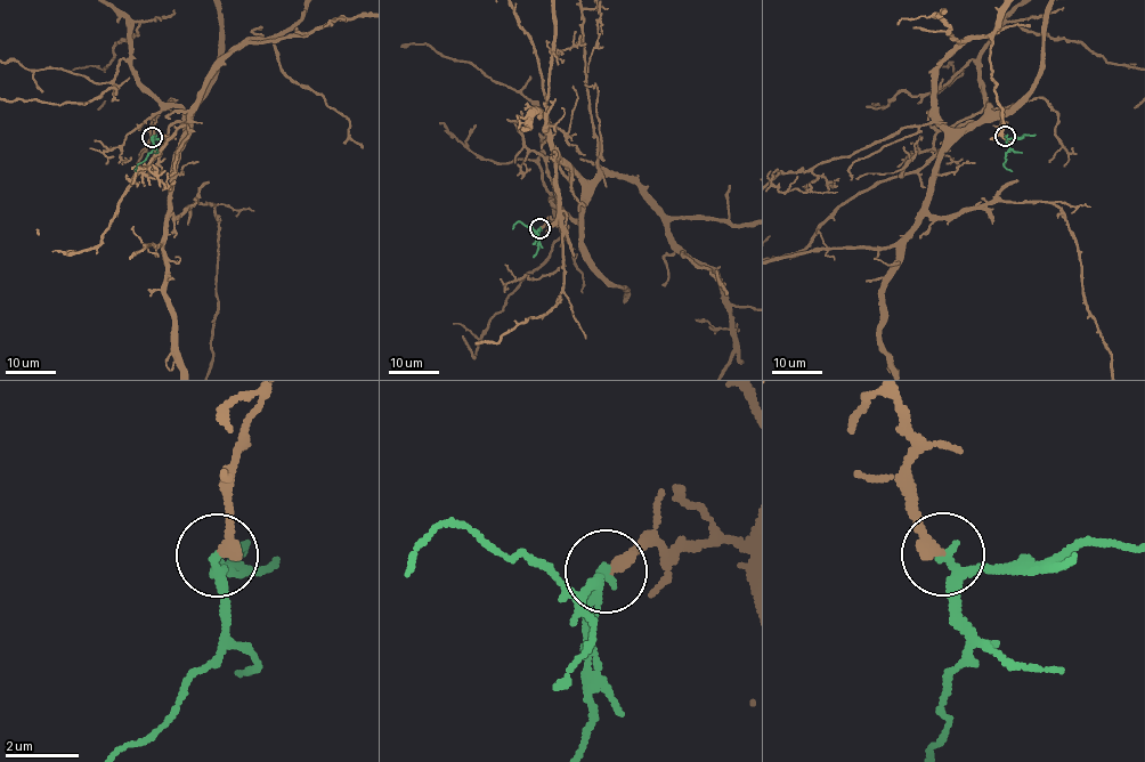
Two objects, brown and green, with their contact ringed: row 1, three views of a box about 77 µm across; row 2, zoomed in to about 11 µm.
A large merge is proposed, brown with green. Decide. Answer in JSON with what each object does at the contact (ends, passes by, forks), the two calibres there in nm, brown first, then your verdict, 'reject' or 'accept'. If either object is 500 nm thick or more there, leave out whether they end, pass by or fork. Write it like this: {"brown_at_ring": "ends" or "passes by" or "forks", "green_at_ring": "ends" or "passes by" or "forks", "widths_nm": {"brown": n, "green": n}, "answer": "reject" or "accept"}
{"brown_at_ring": "ends", "green_at_ring": "passes by", "widths_nm": {"brown": 360, "green": 240}, "answer": "accept"}

